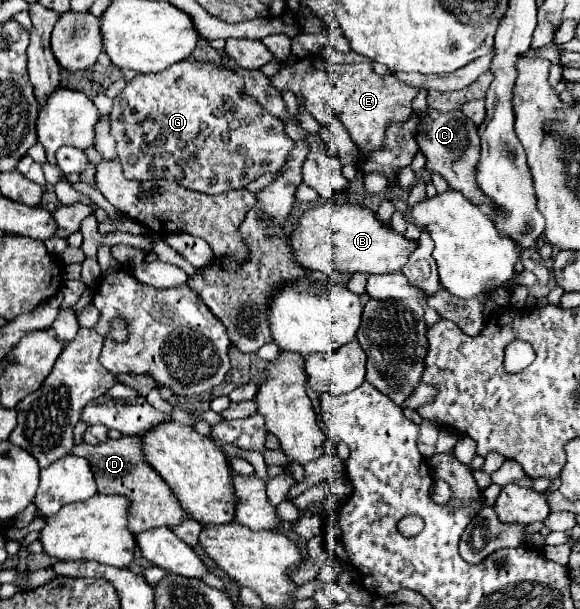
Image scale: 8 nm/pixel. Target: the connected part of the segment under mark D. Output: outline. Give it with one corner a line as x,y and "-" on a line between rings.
122,436
120,440
106,440
102,444
76,444
72,448
74,456
82,456
90,462
90,468
96,476
96,484
100,494
120,494
130,500
128,508
128,530
138,534
150,528
166,526
172,528
188,518
188,514
182,510
182,506
176,502
176,496
170,492
168,484
152,472
152,468
142,458
142,440
138,436

